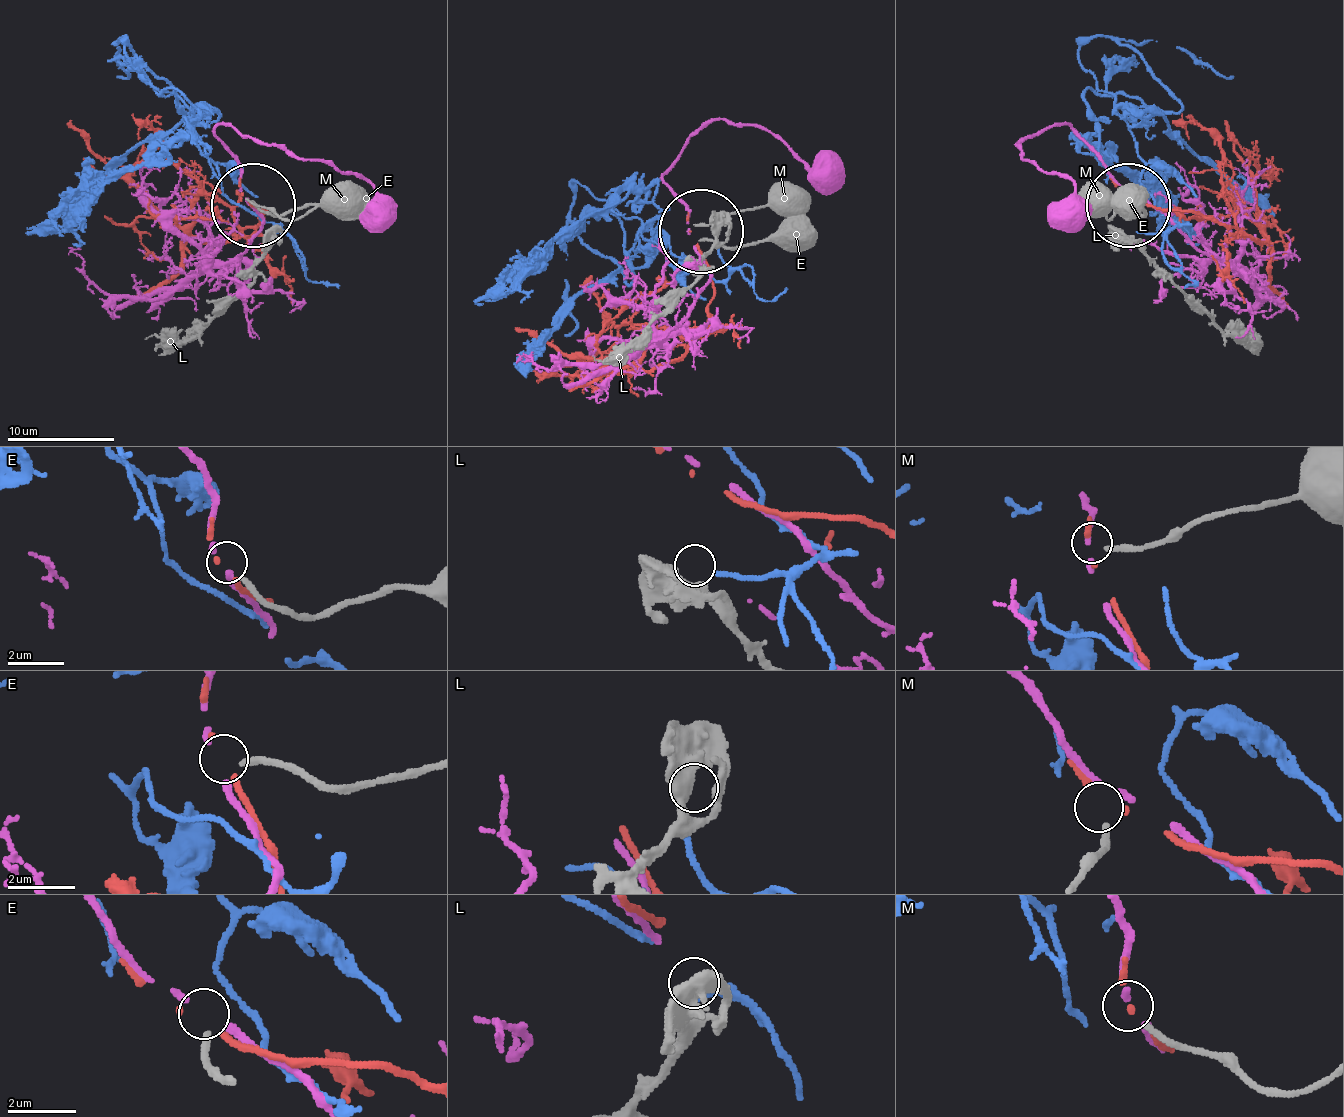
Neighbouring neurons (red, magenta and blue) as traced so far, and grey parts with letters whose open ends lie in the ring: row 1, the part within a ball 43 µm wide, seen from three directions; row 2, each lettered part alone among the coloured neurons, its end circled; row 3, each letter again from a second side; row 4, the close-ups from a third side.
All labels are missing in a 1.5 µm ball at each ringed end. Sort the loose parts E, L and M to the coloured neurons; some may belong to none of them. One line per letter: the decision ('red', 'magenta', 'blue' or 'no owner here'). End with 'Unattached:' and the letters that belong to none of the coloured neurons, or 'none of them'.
E: no owner here
L: blue
M: red
Unattached: E

